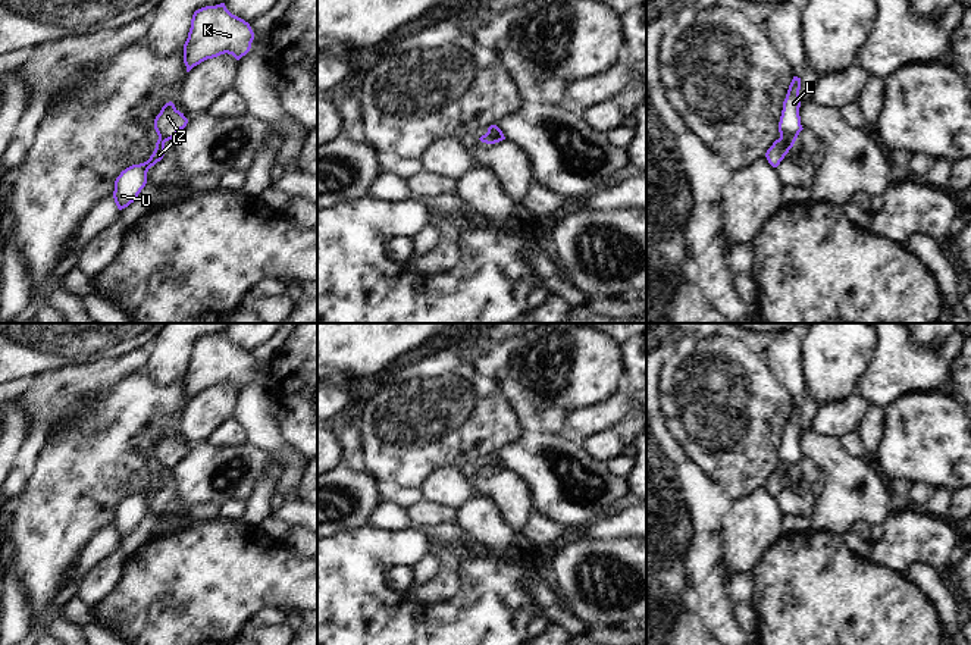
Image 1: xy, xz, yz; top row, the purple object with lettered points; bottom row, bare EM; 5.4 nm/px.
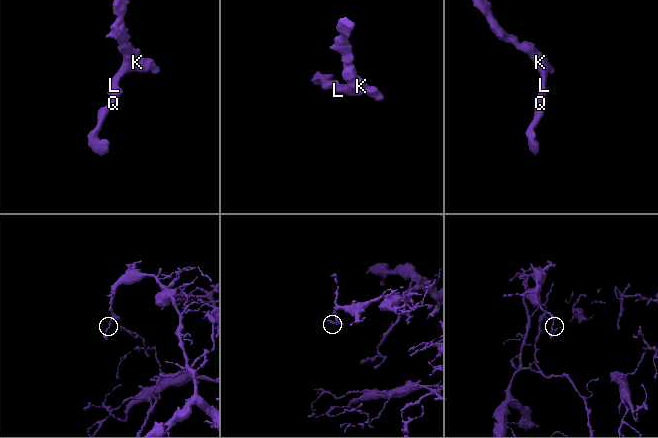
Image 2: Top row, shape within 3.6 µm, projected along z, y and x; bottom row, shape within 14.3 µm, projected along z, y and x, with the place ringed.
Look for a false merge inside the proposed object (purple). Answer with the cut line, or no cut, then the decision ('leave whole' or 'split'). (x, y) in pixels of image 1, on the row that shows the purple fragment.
cut none; leave whole

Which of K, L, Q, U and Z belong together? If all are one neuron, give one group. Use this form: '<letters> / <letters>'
K L Q U Z

